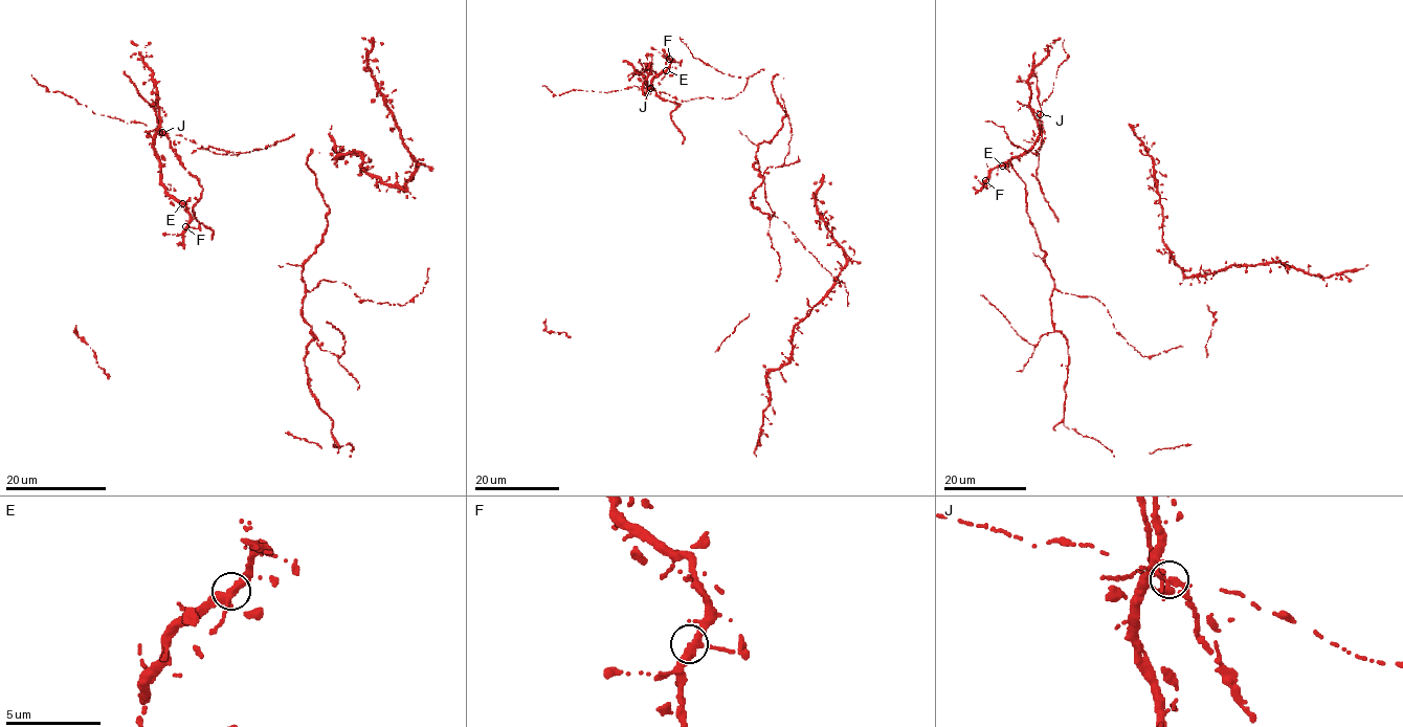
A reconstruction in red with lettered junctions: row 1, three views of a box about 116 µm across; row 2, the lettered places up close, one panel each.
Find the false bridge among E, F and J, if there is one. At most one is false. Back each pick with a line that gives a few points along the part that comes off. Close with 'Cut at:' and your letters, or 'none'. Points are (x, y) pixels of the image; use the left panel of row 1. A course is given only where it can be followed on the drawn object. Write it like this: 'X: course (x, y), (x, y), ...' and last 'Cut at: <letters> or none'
J: course (163, 132), (179, 162), (203, 190), (202, 198), (194, 206), (194, 215), (196, 221), (213, 230), (212, 240)
Cut at: J

